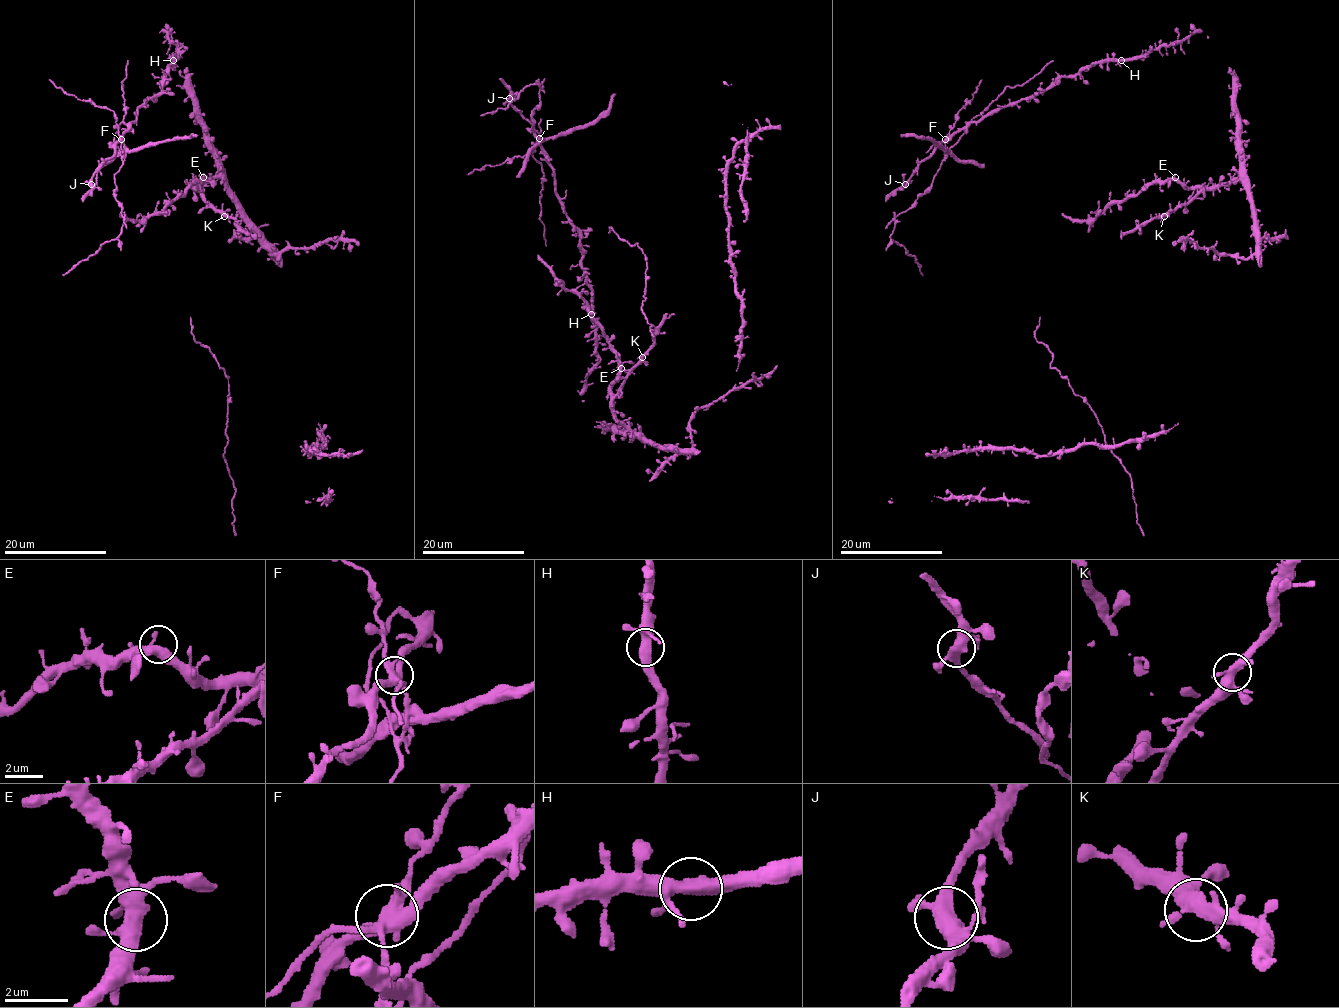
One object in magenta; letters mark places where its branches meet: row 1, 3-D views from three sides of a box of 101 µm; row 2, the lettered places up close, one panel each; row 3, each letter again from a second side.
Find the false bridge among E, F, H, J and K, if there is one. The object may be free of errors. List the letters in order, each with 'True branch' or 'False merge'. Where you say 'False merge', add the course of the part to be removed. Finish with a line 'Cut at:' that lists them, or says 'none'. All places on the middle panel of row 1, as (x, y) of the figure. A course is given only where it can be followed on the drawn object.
E: True branch
F: False merge. Course of the part to remove: (538, 138), (532, 112), (542, 88), (536, 83), (505, 109), (481, 115)
H: True branch
J: True branch
K: True branch
Cut at: F

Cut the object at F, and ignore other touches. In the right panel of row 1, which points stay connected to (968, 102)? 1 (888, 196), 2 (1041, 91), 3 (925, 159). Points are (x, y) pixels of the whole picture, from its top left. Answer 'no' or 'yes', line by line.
1: no
2: no
3: no

